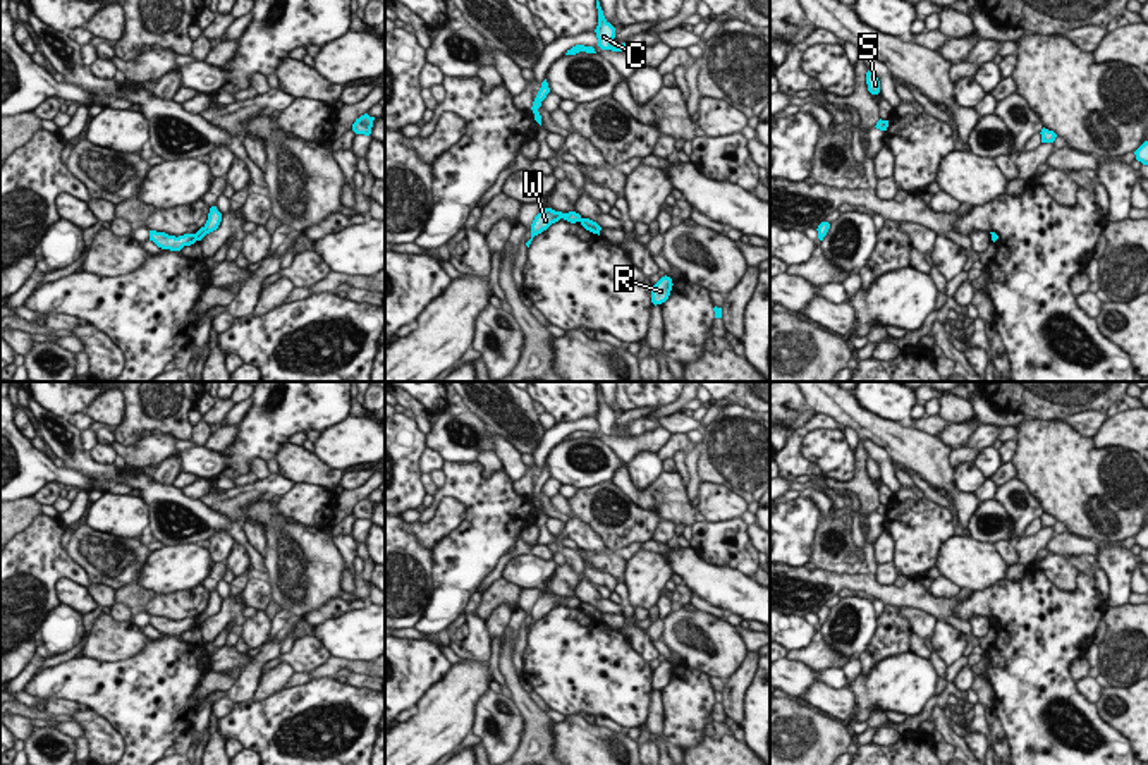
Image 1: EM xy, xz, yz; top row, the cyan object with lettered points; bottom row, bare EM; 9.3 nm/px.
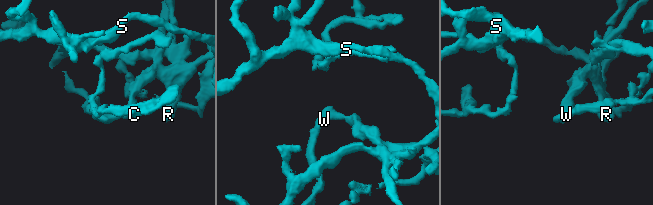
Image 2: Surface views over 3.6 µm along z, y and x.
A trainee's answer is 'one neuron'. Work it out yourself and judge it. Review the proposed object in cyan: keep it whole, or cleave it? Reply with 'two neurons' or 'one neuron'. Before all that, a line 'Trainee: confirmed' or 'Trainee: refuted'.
Trainee: refuted
two neurons

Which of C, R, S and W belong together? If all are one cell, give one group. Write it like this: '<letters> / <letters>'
C W / R S

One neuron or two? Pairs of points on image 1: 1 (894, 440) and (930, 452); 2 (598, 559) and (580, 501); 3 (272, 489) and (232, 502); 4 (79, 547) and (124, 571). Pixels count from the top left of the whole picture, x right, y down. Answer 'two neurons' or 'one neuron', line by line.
1: one neuron
2: two neurons
3: one neuron
4: one neuron

